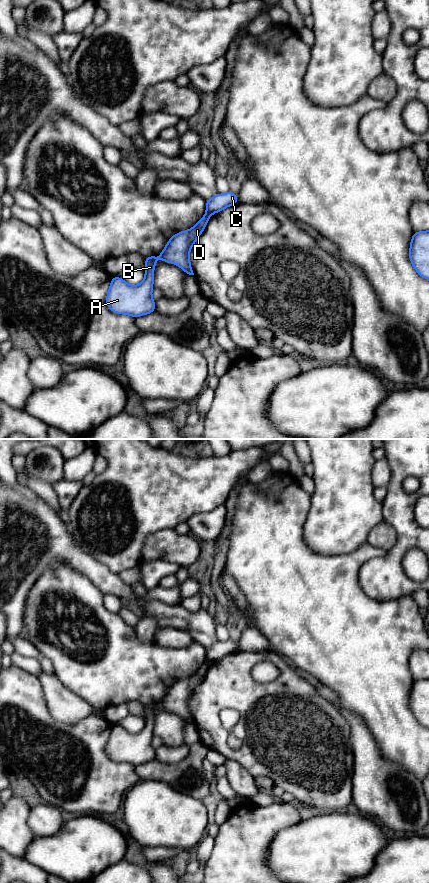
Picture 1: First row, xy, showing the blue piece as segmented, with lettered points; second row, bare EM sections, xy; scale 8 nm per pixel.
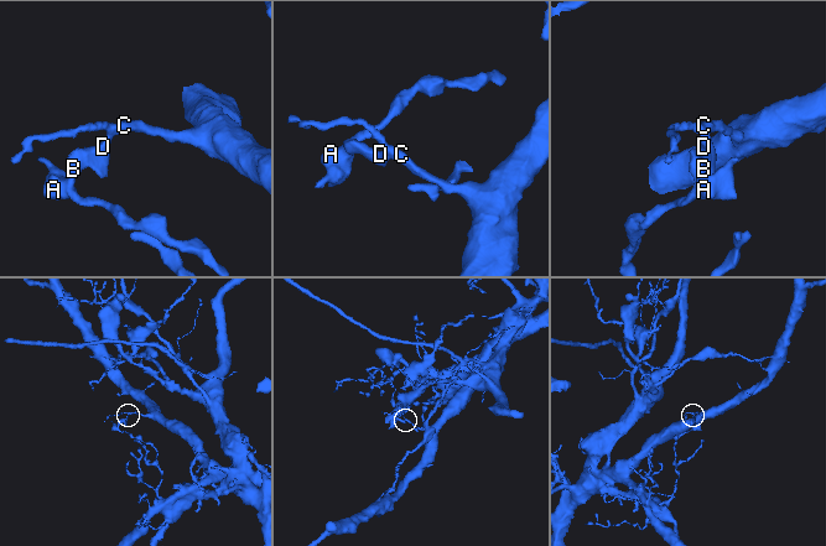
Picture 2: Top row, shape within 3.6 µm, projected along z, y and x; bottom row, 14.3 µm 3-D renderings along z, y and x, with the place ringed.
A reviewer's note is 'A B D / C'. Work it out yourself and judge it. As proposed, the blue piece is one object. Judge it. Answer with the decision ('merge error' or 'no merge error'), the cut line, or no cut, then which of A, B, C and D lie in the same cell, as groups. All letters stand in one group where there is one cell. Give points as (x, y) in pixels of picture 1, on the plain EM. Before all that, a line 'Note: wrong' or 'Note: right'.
Note: right
merge error | xy (207, 659), (211, 661) | A B D / C

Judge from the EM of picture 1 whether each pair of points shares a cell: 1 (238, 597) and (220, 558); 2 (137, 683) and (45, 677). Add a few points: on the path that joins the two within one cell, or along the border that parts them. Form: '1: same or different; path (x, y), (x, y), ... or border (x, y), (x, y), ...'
1: different; border (225, 562), (220, 578)
2: different; border (53, 672), (67, 688), (75, 693)

